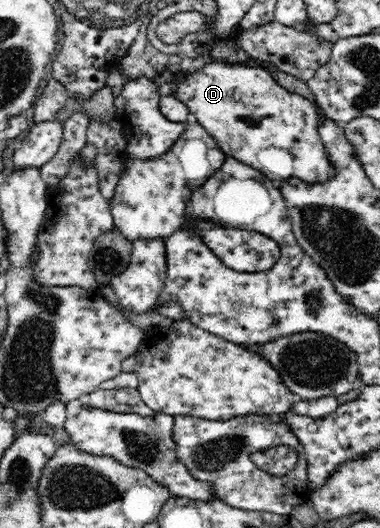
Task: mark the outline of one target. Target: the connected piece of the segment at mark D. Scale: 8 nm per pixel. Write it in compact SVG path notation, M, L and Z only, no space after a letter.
M210 57L210 62L207 62L202 70L180 80L172 94L189 108L192 119L197 120L208 131L226 156L234 157L241 163L263 172L274 182L296 177L316 184L317 181L326 181L333 176L332 162L318 135L318 124L321 123L322 117L316 113L314 102L278 85L262 66L248 68L240 64L224 64L214 62Z

